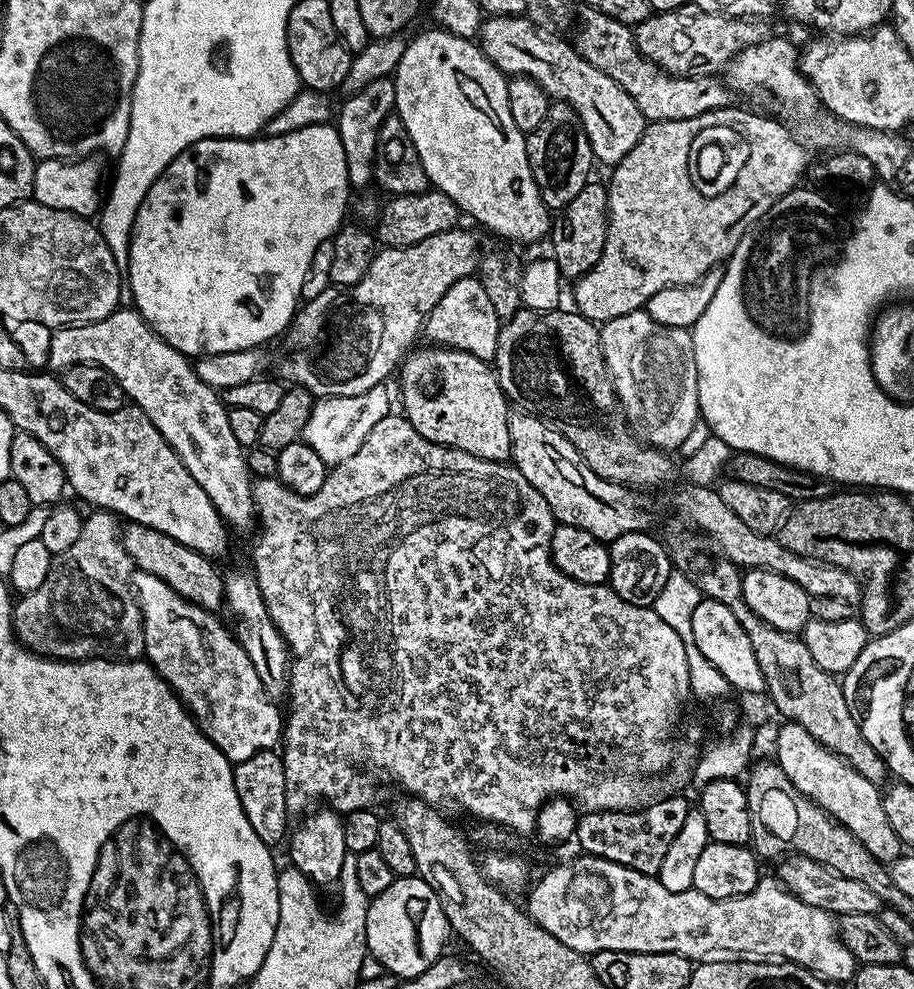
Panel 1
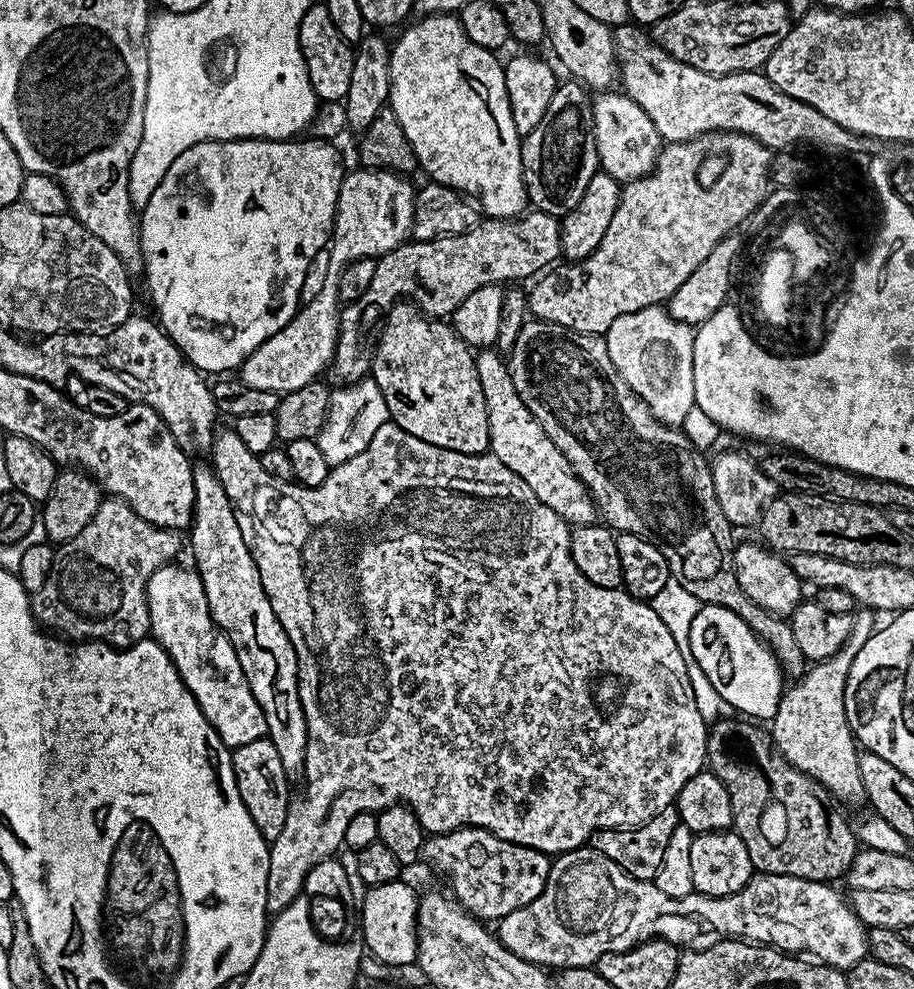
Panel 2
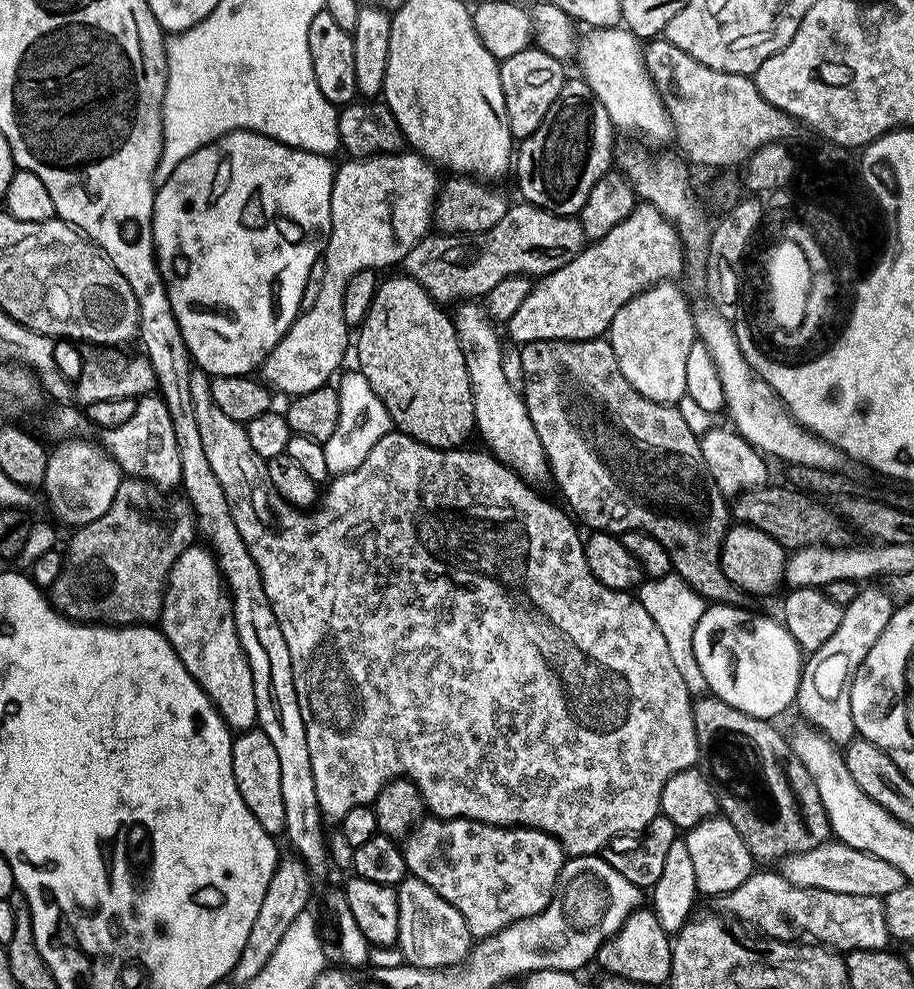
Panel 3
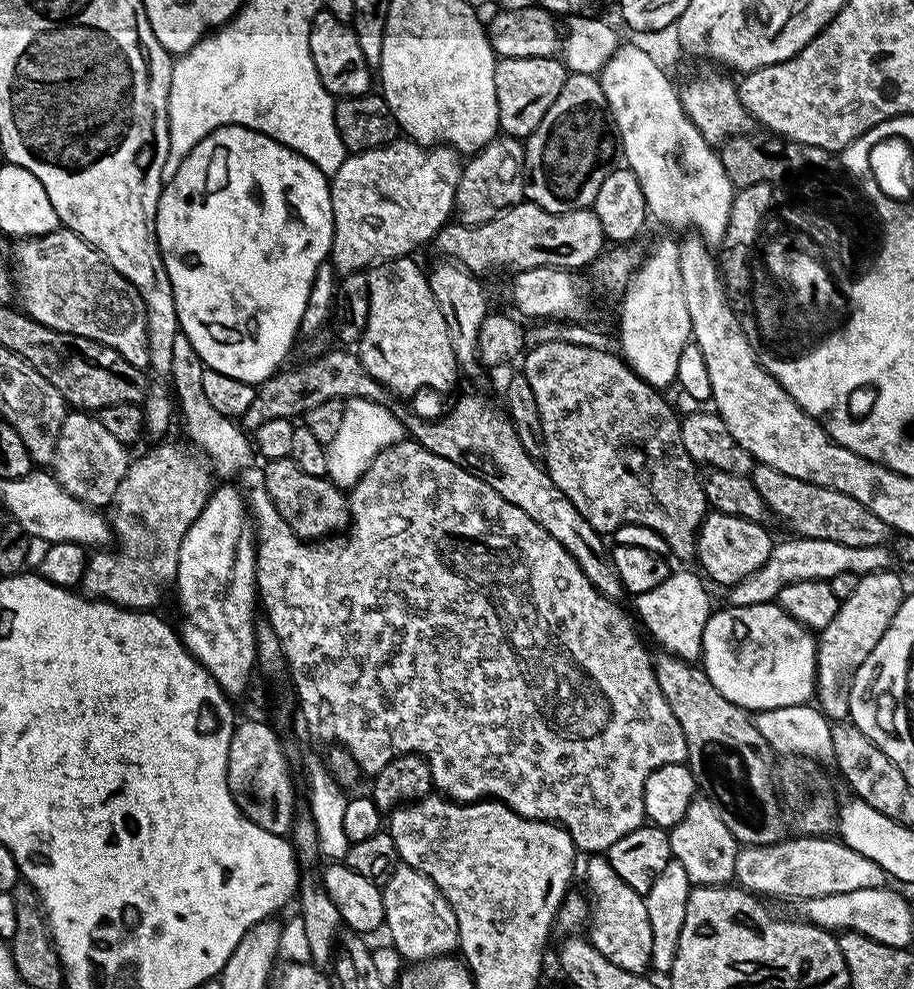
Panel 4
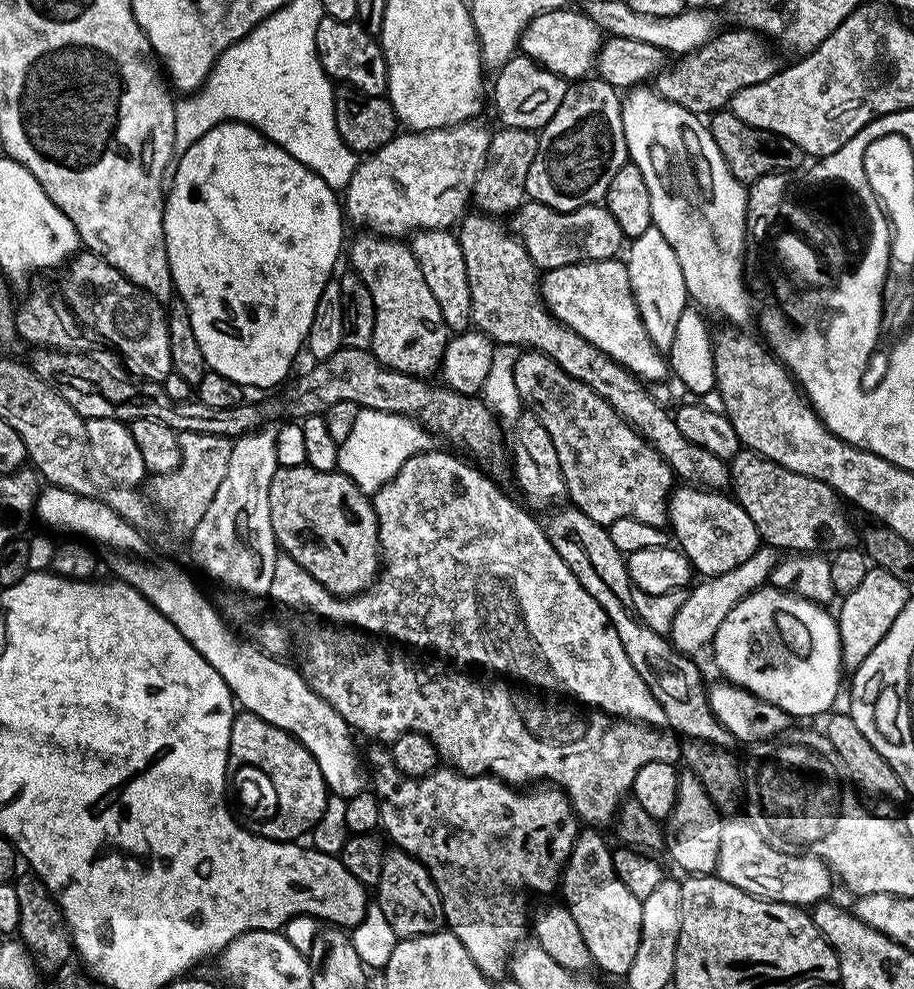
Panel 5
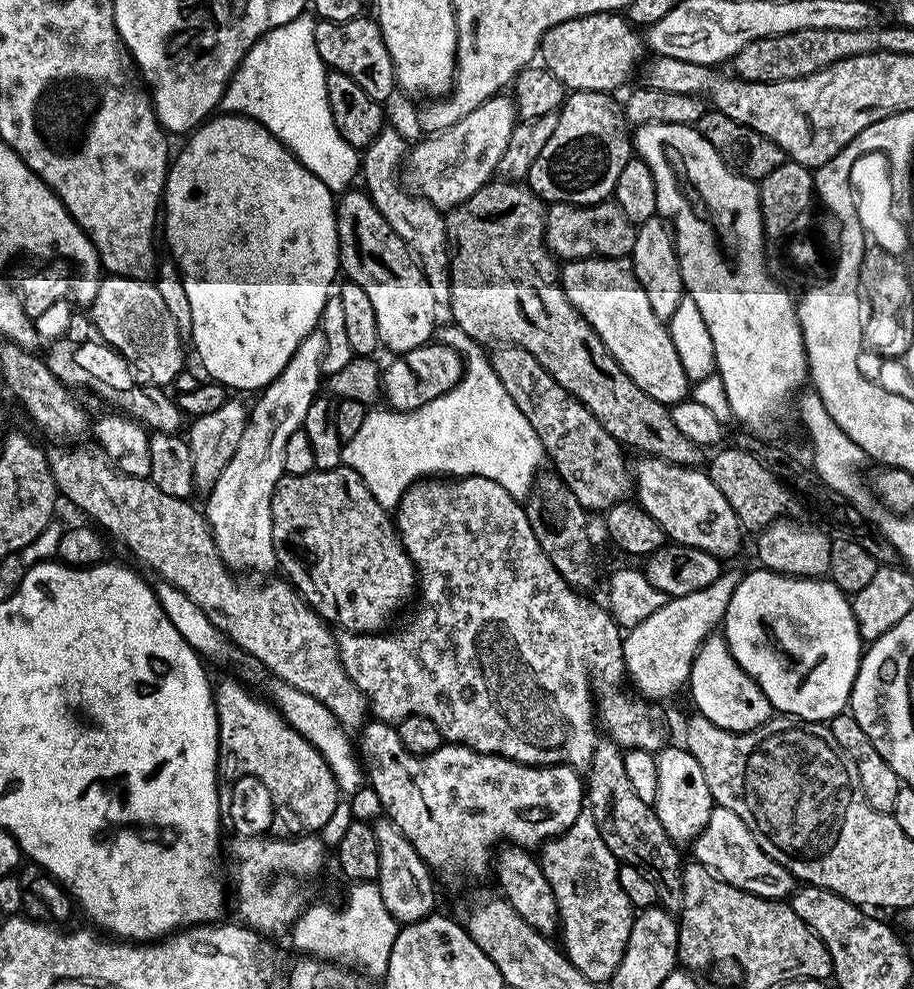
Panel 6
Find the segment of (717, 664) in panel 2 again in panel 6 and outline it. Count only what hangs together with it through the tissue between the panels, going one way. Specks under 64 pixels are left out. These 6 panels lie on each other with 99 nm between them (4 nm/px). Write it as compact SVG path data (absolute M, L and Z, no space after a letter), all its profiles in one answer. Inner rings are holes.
M755 570L756 572L744 572L740 577L738 586L730 598L730 606L726 610L722 621L722 635L728 642L730 654L754 678L754 682L766 694L766 698L772 703L777 713L793 717L797 720L809 722L827 722L833 720L839 712L849 707L852 699L852 687L856 681L856 675L860 669L860 657L862 655L862 641L860 639L860 627L852 613L852 601L838 586L834 586L827 578L809 578L806 576L784 576L781 572L769 572L767 570Z

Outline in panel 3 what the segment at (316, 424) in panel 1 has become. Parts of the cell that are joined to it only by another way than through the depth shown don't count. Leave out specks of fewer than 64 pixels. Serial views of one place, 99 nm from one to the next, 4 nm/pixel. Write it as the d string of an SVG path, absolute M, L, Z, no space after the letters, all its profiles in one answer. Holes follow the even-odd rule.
M358 370L346 372L339 377L341 380L340 384L338 383L341 404L338 424L334 429L334 434L331 434L329 440L323 443L326 450L326 466L332 474L349 472L362 466L366 454L374 450L374 442L378 442L378 438L385 436L393 427L386 406L380 401L378 394L374 394L370 382L366 382L366 378Z

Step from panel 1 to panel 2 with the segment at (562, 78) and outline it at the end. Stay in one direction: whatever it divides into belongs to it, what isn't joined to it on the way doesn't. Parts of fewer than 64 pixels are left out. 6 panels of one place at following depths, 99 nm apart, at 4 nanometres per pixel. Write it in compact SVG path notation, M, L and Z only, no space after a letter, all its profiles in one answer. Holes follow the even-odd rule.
M604 90L593 97L592 121L594 122L595 148L601 171L621 184L640 180L652 172L660 156L664 141L646 112L627 93Z

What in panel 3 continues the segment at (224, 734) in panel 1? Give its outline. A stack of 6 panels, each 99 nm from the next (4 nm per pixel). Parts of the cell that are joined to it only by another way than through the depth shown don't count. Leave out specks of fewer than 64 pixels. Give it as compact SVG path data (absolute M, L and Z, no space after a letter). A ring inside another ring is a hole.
M193 546L178 554L164 585L164 605L158 627L178 658L182 658L182 666L190 670L198 686L202 686L204 693L210 697L229 729L255 729L256 699L250 662L238 640L228 585L216 565L216 557L207 547Z

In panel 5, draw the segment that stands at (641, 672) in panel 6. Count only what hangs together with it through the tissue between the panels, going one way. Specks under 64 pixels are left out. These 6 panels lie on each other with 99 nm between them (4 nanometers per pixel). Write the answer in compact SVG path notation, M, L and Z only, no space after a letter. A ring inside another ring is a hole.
M762 546L754 554L750 554L750 558L746 558L746 562L742 562L742 566L734 566L734 570L726 570L726 574L701 579L699 581L701 584L697 583L685 595L682 606L674 618L670 629L672 647L677 652L696 654L703 644L704 647L711 645L712 640L716 637L718 626L722 626L726 614L730 614L730 610L734 610L734 606L738 606L738 602L742 602L742 598L746 598L750 593L756 592L768 584L777 559L777 549Z

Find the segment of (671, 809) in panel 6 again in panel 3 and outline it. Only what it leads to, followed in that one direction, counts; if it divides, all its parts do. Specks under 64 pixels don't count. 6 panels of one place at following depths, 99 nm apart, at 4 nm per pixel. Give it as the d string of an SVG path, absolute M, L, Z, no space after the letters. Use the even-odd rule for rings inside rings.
M717 814L708 820L698 822L698 826L687 829L682 836L686 851L690 853L694 865L694 882L697 893L704 892L709 898L724 896L730 890L742 886L746 878L754 871L754 861L746 842L742 842L742 834L734 830L731 822Z

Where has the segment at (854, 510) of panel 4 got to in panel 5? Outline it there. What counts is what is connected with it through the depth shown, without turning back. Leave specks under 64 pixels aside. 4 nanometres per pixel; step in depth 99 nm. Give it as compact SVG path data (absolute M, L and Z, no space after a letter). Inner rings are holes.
M747 450L732 457L730 467L730 488L734 499L742 506L742 510L746 510L746 514L750 514L750 522L754 522L761 541L767 547L777 550L785 548L783 551L788 554L831 554L843 548L857 547L858 533L853 517L850 512L848 516L849 509L842 497L826 486L826 482L818 482L818 478L806 478L806 474L794 474L794 470L786 470L786 466L778 466L766 457Z

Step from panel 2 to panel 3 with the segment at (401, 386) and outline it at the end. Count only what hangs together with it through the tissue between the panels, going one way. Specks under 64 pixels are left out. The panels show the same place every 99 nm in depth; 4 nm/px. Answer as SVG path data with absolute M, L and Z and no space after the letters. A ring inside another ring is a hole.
M407 274L381 279L376 286L374 302L368 318L359 325L360 337L354 340L354 356L358 371L370 382L374 394L386 406L393 425L406 435L414 437L431 448L456 450L476 432L474 398L470 390L470 374L466 374L466 358L458 346L458 334L451 315L425 290L417 280Z

